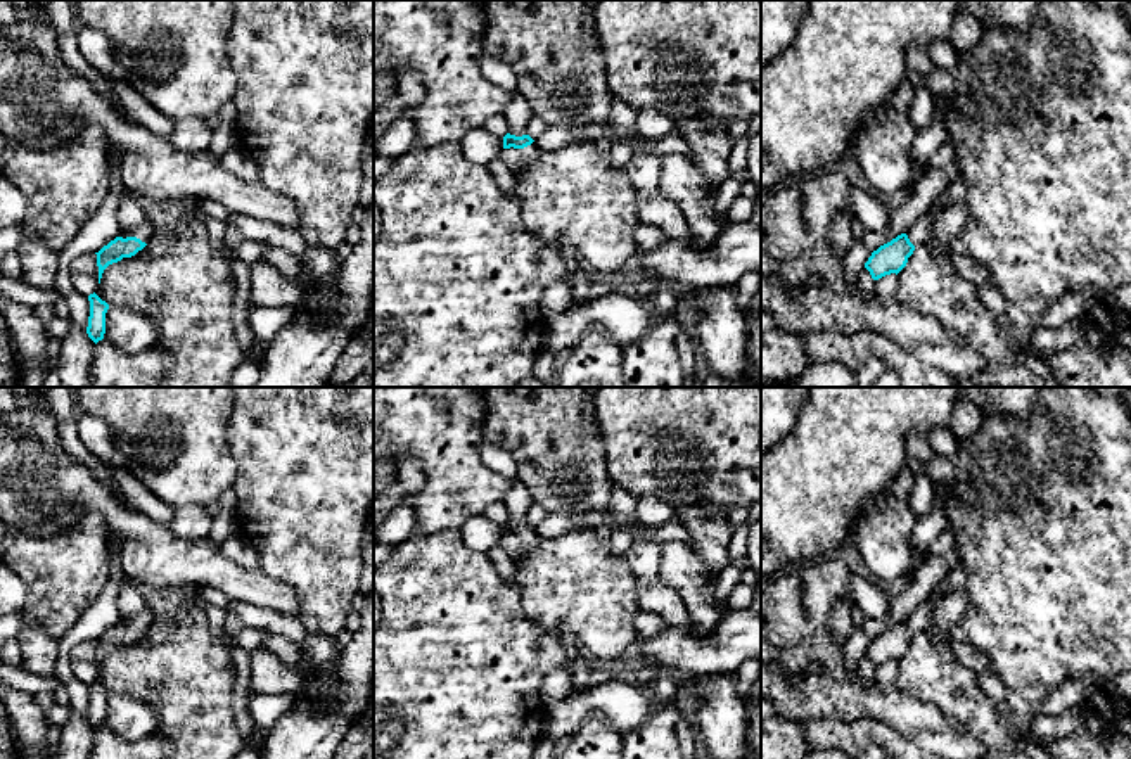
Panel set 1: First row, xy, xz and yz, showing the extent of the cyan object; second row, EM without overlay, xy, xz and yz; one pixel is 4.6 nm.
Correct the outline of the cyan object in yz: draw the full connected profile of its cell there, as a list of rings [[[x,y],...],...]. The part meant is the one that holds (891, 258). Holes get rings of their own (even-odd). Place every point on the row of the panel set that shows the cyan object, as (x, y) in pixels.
[[[958,175],[934,201],[930,211],[923,214],[906,233],[898,235],[872,252],[865,263],[865,268],[870,271],[872,278],[879,280],[891,273],[898,275],[906,266],[908,258],[913,254],[915,247],[925,244],[930,239],[934,213],[944,207],[948,202],[963,201],[967,201],[967,185],[965,180]]]

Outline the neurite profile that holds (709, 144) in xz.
[[[706,112],[674,121],[678,133],[690,147],[692,161],[718,188],[730,175],[728,161],[733,142],[726,126],[718,126]]]

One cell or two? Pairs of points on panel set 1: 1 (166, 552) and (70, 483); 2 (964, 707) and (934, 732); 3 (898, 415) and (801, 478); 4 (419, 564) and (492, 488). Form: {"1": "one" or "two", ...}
{"1": "one", "2": "two", "3": "one", "4": "two"}

